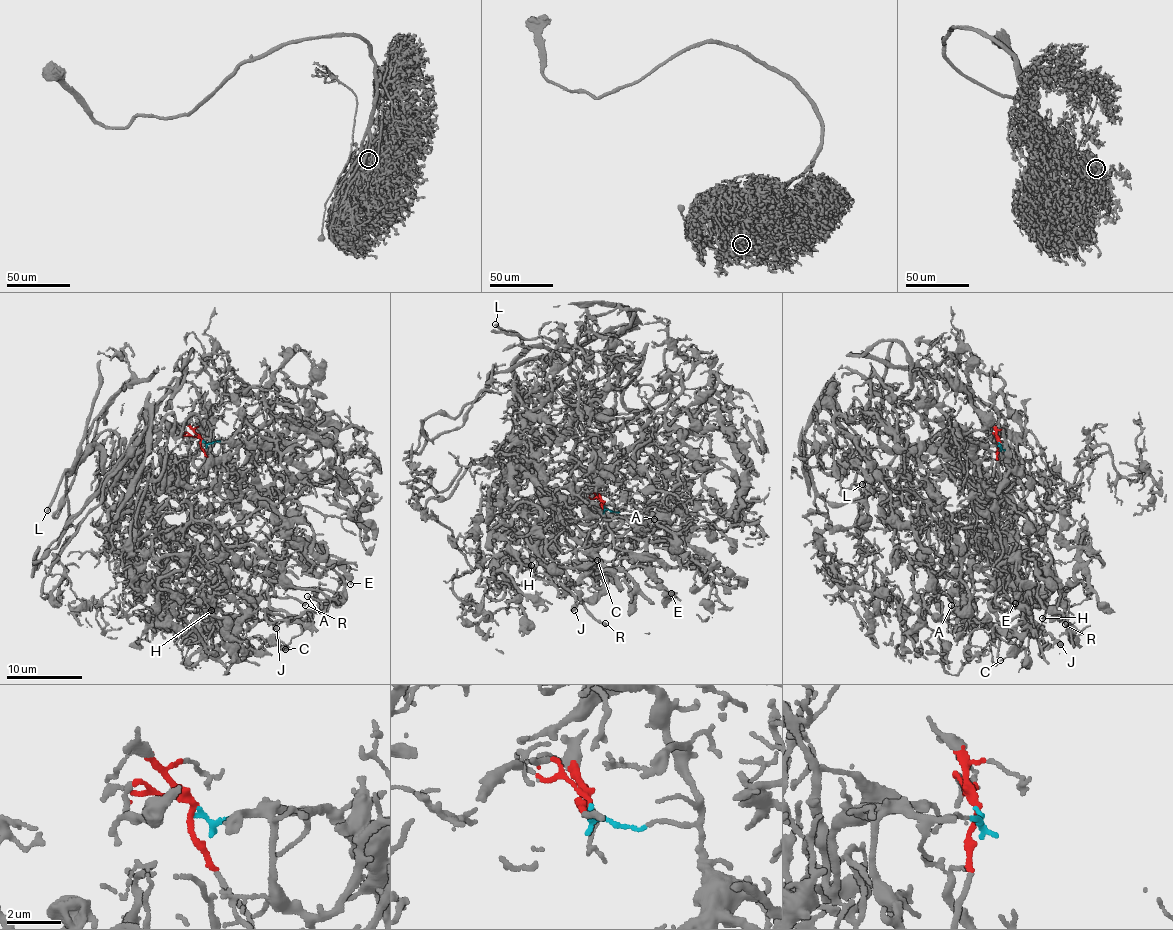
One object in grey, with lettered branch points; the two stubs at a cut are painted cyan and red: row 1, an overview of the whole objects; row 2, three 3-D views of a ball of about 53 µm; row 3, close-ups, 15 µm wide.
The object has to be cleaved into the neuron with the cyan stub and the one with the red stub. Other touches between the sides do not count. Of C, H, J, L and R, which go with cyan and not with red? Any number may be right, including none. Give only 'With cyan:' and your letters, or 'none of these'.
With cyan: C, H

